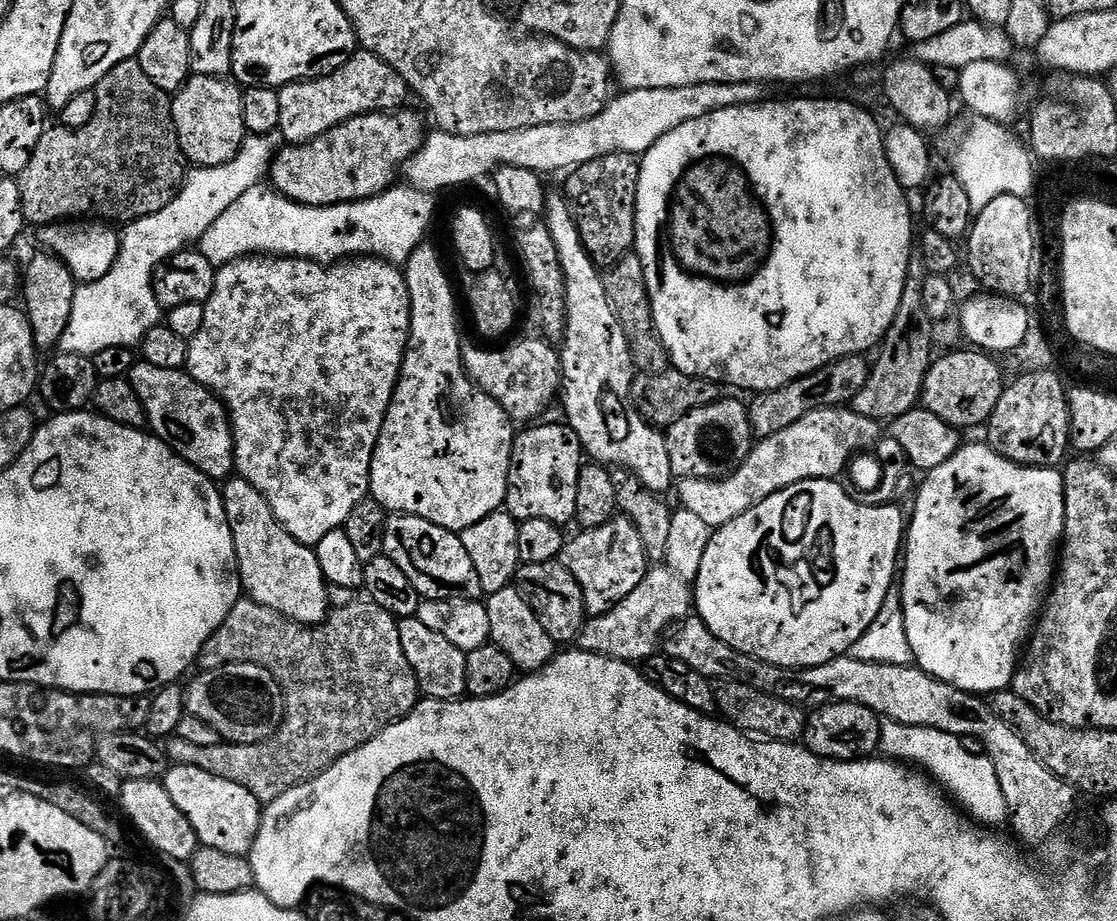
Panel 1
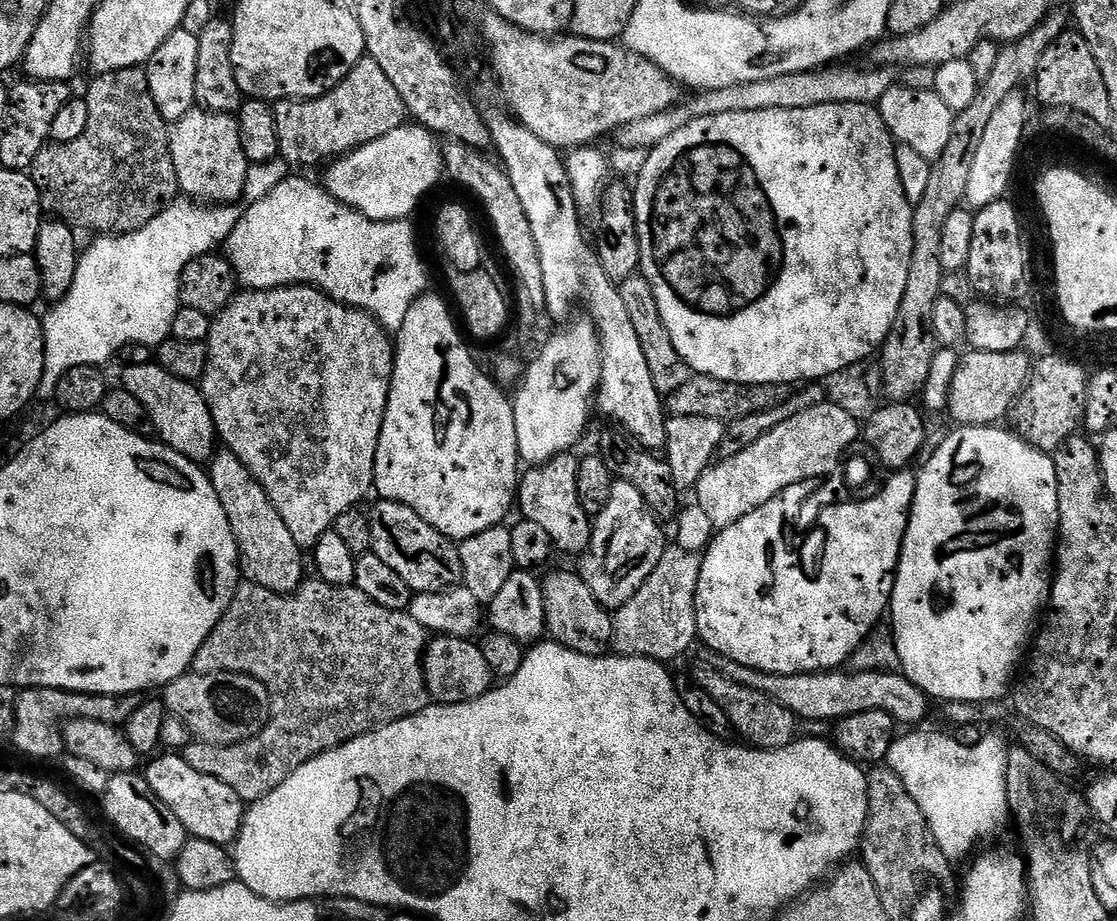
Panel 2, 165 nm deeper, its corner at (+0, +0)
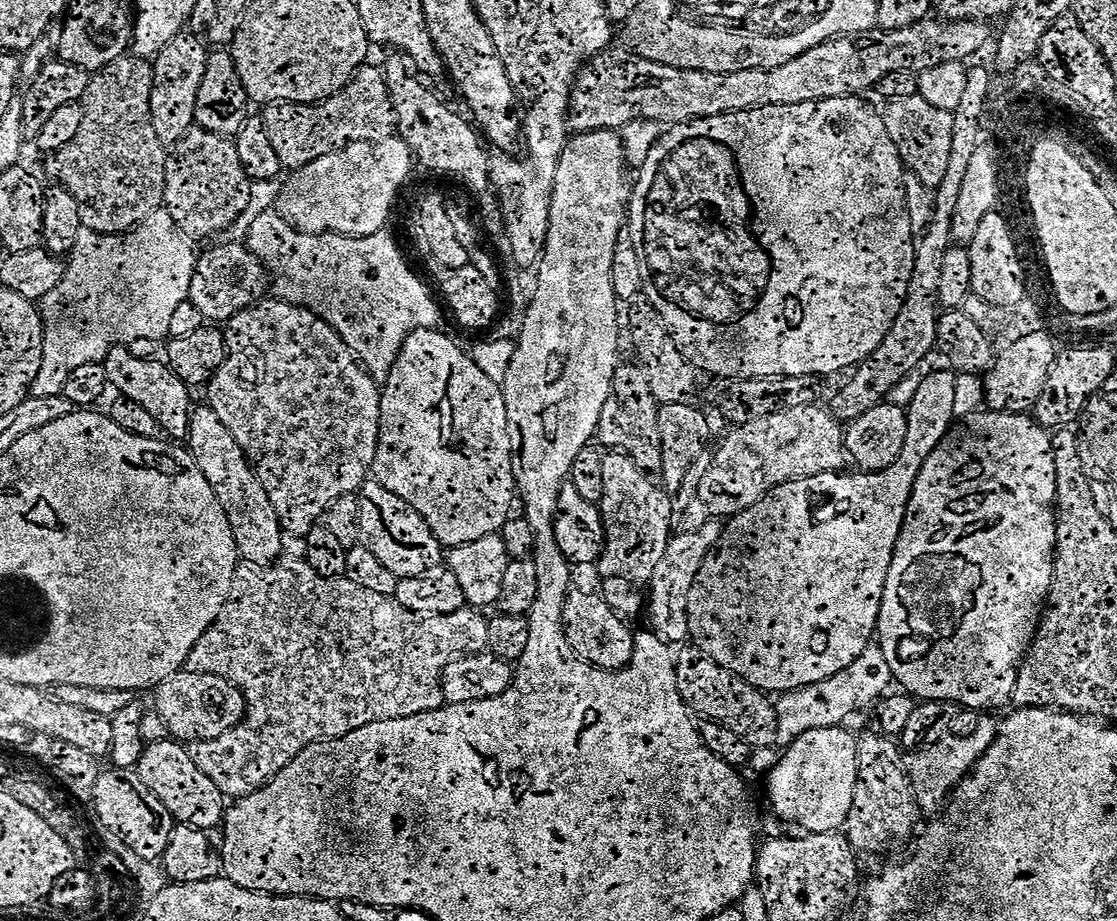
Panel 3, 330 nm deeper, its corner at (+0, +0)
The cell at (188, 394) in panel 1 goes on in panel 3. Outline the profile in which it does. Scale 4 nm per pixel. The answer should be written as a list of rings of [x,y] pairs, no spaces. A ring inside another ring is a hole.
[[[117,346],[111,348],[104,357],[102,363],[109,385],[113,389],[116,388],[115,391],[119,395],[130,398],[133,402],[139,402],[146,410],[146,414],[150,414],[150,418],[158,422],[160,431],[165,437],[176,442],[187,441],[188,427],[194,407],[192,396],[188,393],[191,392],[189,385],[182,383],[168,369],[167,363],[160,361],[159,364],[156,360],[147,360],[144,356],[135,356],[134,353],[128,351],[132,350],[124,346]]]

